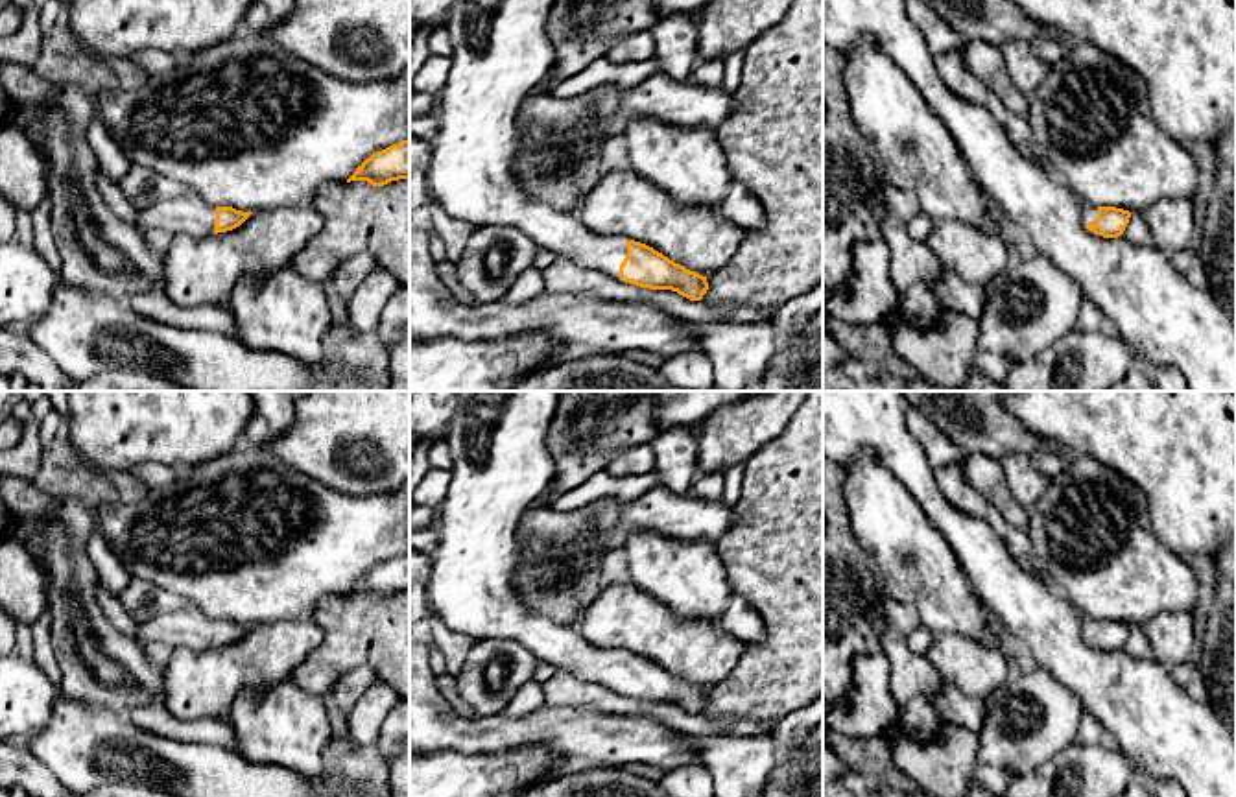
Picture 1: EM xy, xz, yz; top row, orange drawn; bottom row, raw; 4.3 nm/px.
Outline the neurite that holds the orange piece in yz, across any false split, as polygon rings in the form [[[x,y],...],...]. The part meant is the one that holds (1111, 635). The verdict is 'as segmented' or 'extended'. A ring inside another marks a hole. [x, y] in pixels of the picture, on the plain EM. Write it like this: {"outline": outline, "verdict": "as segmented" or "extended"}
{"outline": [[[1083,616],[1083,638],[1103,651],[1118,651],[1123,648],[1131,625],[1116,620],[1094,620]]], "verdict": "extended"}

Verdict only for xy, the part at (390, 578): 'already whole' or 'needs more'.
already whole

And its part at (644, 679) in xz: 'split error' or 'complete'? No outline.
split error

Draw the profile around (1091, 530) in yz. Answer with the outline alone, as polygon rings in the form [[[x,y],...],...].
[[[1077,456],[1050,480],[1029,511],[1028,535],[1040,572],[1081,616],[1142,625],[1162,613],[1195,609],[1199,590],[1195,572],[1153,533],[1146,494],[1090,456]]]

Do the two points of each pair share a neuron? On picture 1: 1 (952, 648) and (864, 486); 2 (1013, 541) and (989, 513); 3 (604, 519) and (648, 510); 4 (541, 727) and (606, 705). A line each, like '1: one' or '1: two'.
1: two
2: one
3: two
4: two

